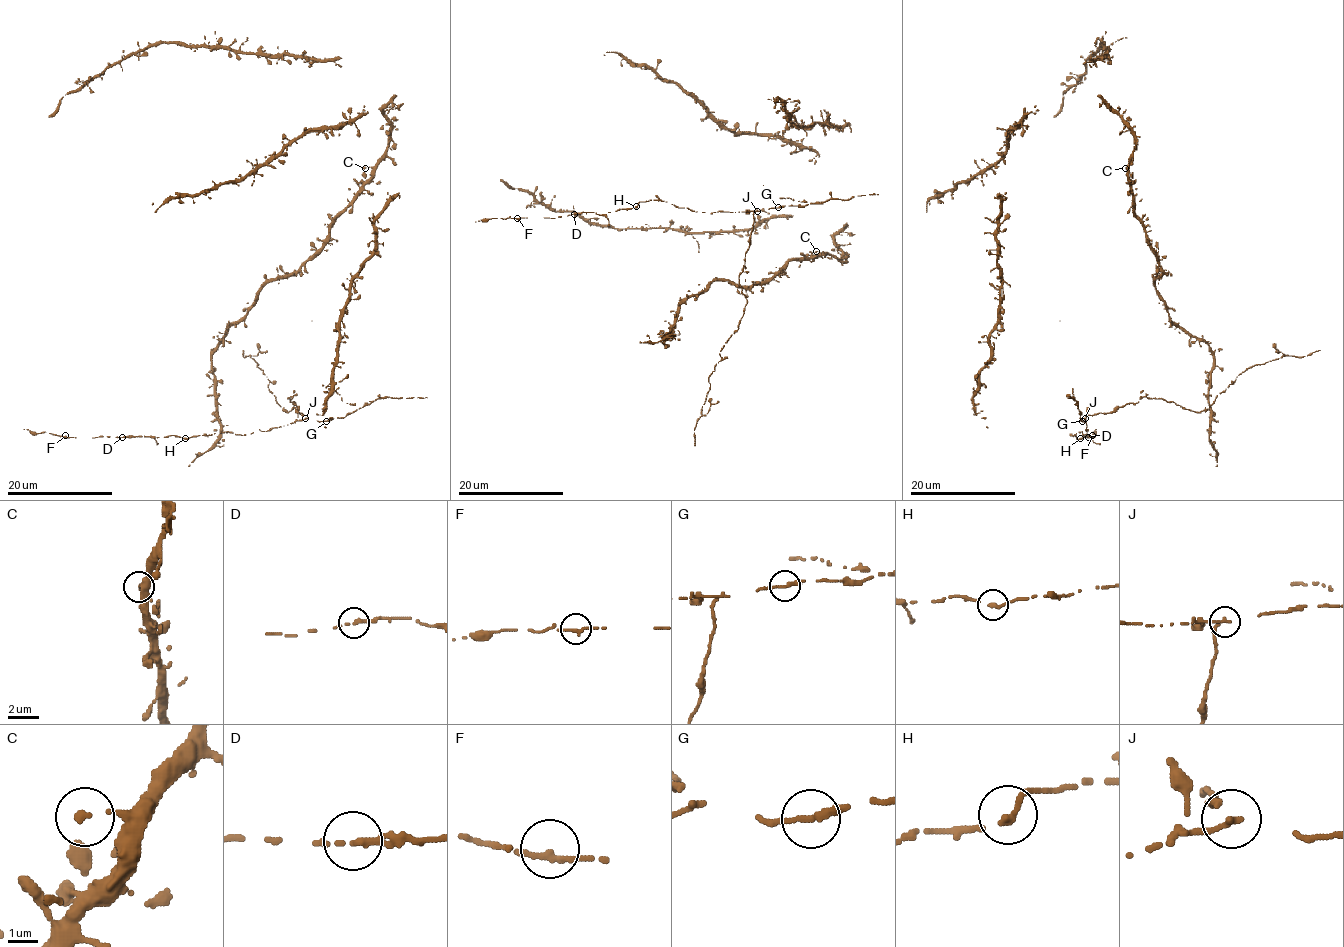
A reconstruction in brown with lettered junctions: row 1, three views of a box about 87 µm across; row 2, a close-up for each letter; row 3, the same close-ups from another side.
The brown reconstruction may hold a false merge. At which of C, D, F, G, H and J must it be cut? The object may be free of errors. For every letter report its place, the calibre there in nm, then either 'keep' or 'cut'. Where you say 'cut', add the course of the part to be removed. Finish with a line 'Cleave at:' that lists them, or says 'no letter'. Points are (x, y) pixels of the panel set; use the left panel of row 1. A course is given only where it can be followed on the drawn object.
C: place (365, 168); calibre 200 nm; keep
D: place (122, 437); calibre 240 nm; keep
F: place (65, 435); calibre 200 nm; keep
G: place (326, 421); calibre 240 nm; keep
H: place (185, 438); calibre 200 nm; keep
J: place (305, 418); calibre 200 nm; cut; course (305, 418), (291, 397), (287, 398), (295, 405), (289, 411), (283, 409), (259, 364), (243, 356), (243, 350)
Cleave at: J

